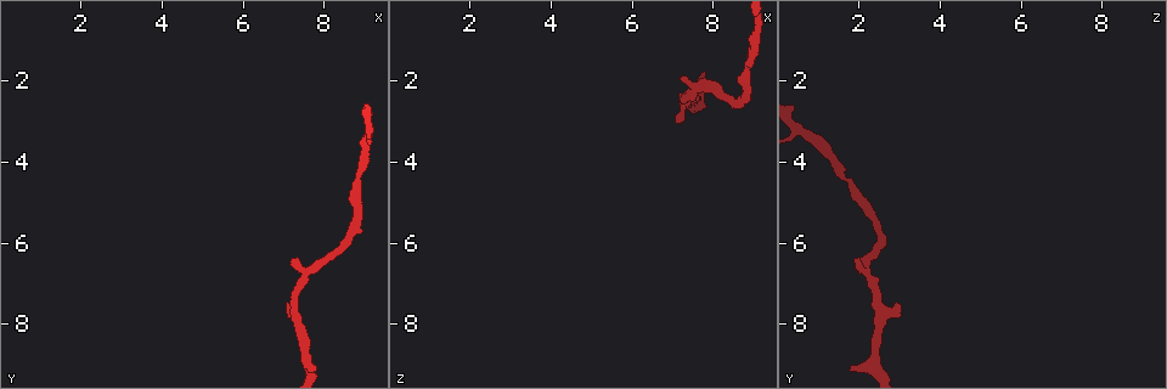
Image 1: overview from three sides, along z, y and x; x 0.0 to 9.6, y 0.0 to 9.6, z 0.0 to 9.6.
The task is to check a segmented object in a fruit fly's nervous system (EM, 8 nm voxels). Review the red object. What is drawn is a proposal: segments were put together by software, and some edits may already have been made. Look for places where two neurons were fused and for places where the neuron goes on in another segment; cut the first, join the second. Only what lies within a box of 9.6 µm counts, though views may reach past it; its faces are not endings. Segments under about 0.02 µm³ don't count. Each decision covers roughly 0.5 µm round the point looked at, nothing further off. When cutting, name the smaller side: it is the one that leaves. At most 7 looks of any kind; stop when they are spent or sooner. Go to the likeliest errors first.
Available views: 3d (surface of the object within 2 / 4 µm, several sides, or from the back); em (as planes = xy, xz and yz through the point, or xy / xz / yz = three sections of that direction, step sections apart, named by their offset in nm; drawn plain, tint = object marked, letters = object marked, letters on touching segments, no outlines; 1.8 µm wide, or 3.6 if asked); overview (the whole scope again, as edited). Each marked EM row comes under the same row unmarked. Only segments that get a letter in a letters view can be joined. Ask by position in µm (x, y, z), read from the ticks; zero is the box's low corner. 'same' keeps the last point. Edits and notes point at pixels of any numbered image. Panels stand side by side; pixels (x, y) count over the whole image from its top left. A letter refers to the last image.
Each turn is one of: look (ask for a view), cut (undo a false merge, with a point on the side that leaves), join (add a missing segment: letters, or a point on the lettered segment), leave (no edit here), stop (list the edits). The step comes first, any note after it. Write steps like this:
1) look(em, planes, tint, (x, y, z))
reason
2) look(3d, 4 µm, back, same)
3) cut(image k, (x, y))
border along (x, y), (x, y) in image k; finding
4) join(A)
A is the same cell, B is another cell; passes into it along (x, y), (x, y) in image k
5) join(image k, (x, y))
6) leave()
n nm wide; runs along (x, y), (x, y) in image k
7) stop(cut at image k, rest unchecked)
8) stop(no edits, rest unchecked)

look(3d, 2 µm, (7.30, 6.40, 1.90))
free end

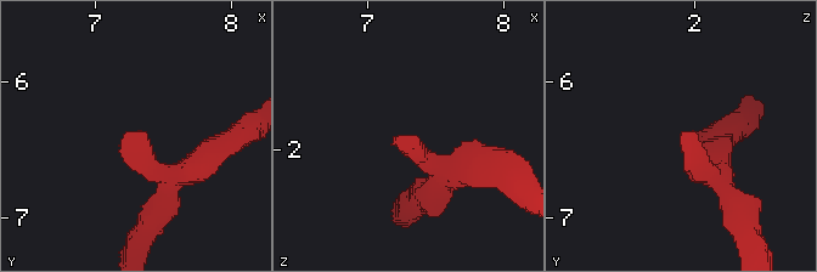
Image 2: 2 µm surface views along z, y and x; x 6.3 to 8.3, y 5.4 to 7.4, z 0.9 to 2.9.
look(em, yz, step 16, letters, (7.26, 6.38, 1.94))
now the EM

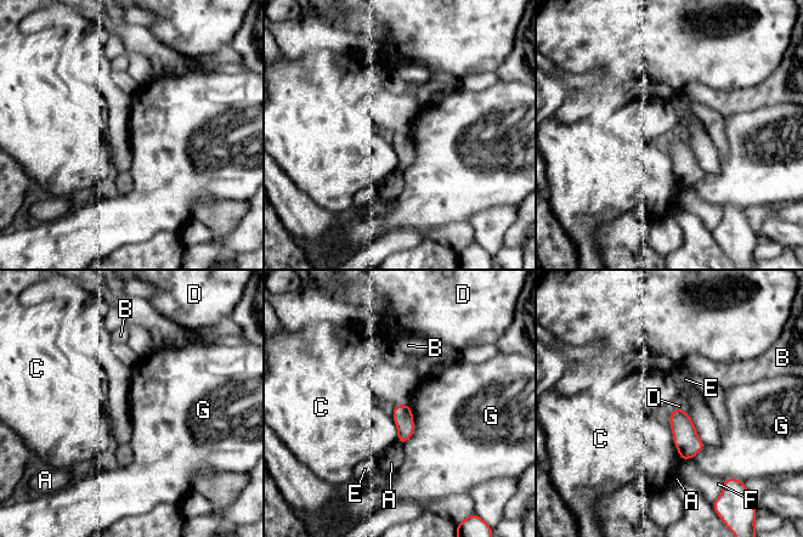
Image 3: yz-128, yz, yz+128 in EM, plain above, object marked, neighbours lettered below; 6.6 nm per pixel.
look(em, planes, letters, same)

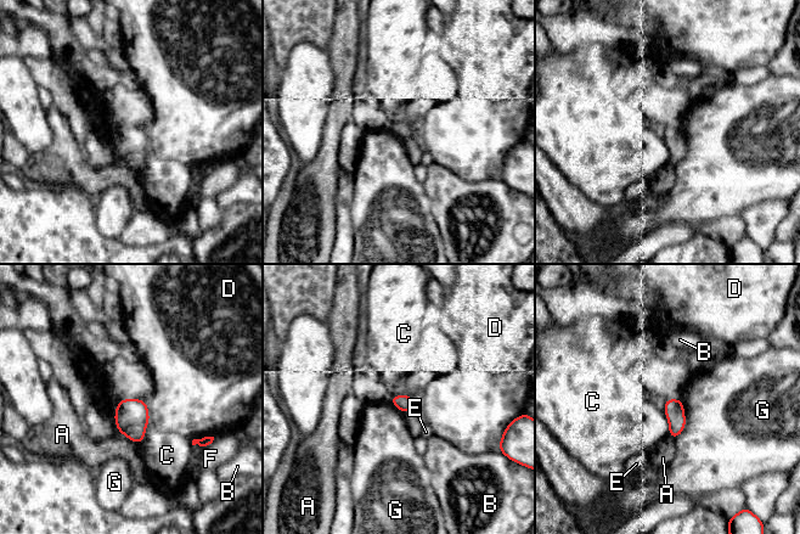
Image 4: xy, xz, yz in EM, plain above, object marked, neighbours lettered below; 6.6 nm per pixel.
leave()
A, B, C, D, E, F and G are other cells; none of them fits

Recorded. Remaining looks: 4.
look(em, planes, letters, (7.80, 9.15, 1.80))
free end

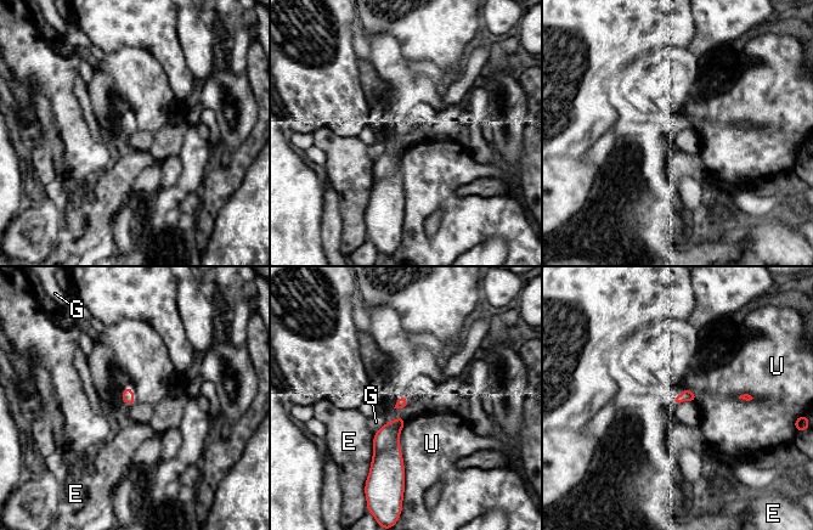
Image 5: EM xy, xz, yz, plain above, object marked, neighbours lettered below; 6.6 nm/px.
leave()
E, G and U are other cells; border along (406, 421), (399, 437), (404, 486) in image 5; no lettered segment goes on from it

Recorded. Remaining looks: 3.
look(em, planes, letters, (8.85, 4.35, 1.65))
thin neck

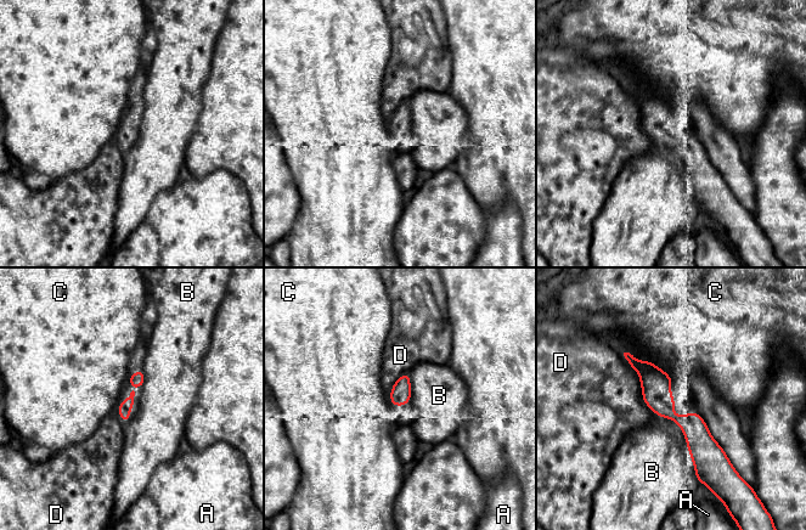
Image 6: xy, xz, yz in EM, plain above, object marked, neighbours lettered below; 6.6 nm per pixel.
leave()
A, B, C and D are other cells; all the same neuron

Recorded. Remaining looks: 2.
stop(no edits, rest unchecked)

